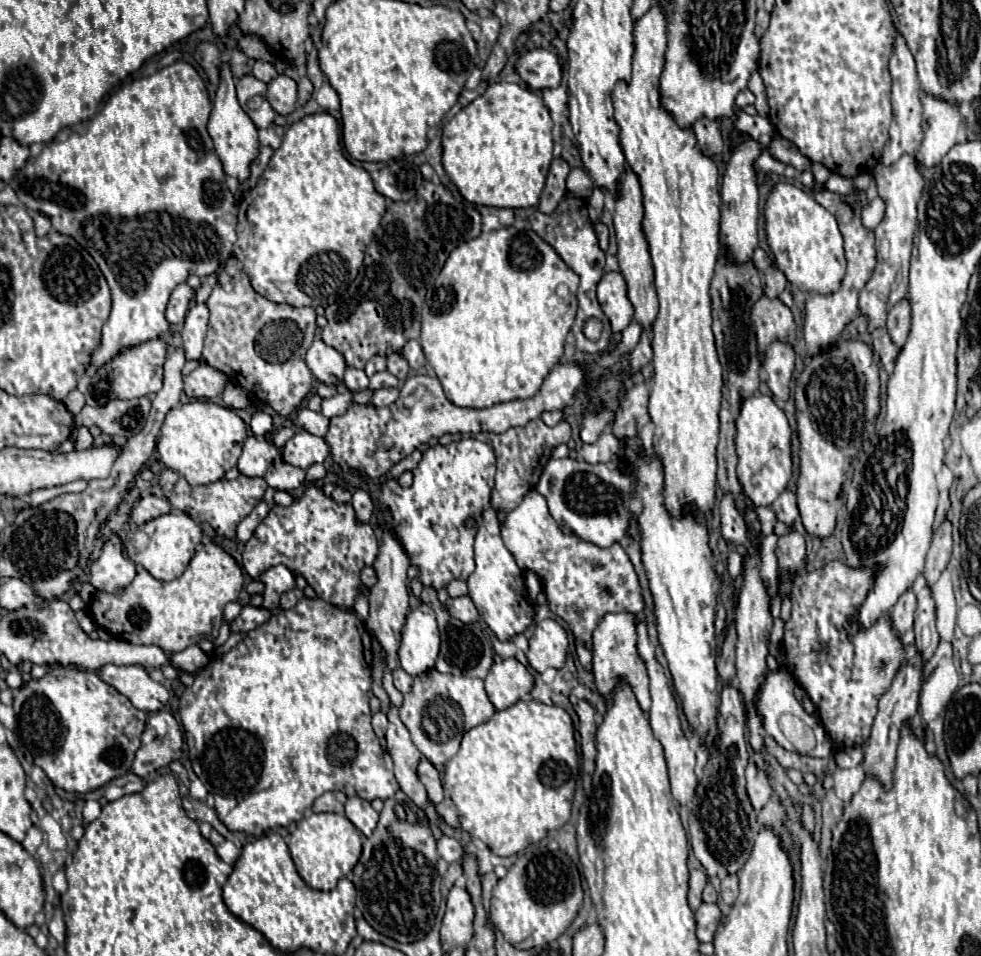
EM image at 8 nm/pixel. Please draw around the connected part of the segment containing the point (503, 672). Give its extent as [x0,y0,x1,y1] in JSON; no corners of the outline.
[485,658,533,710]

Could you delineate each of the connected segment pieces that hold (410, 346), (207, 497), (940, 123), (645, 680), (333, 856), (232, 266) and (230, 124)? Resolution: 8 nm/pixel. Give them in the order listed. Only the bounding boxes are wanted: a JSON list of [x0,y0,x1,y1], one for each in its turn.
[[403,340,425,370],[159,468,267,538],[913,96,959,170],[591,612,651,712],[287,814,361,892],[203,258,317,416],[207,66,259,180]]

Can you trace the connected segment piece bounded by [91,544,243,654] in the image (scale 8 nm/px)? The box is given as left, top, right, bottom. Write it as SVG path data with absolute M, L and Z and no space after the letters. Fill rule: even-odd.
M203 544L197 548L187 570L171 582L155 580L145 568L139 568L133 584L125 590L115 594L97 592L91 604L91 616L97 626L115 638L133 644L161 646L173 654L199 644L211 632L213 618L223 614L225 604L239 598L241 588L243 572L237 562L221 546Z

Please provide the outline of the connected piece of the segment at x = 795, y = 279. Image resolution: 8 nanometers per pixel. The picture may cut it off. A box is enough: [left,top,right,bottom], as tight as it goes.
[763,182,845,292]

